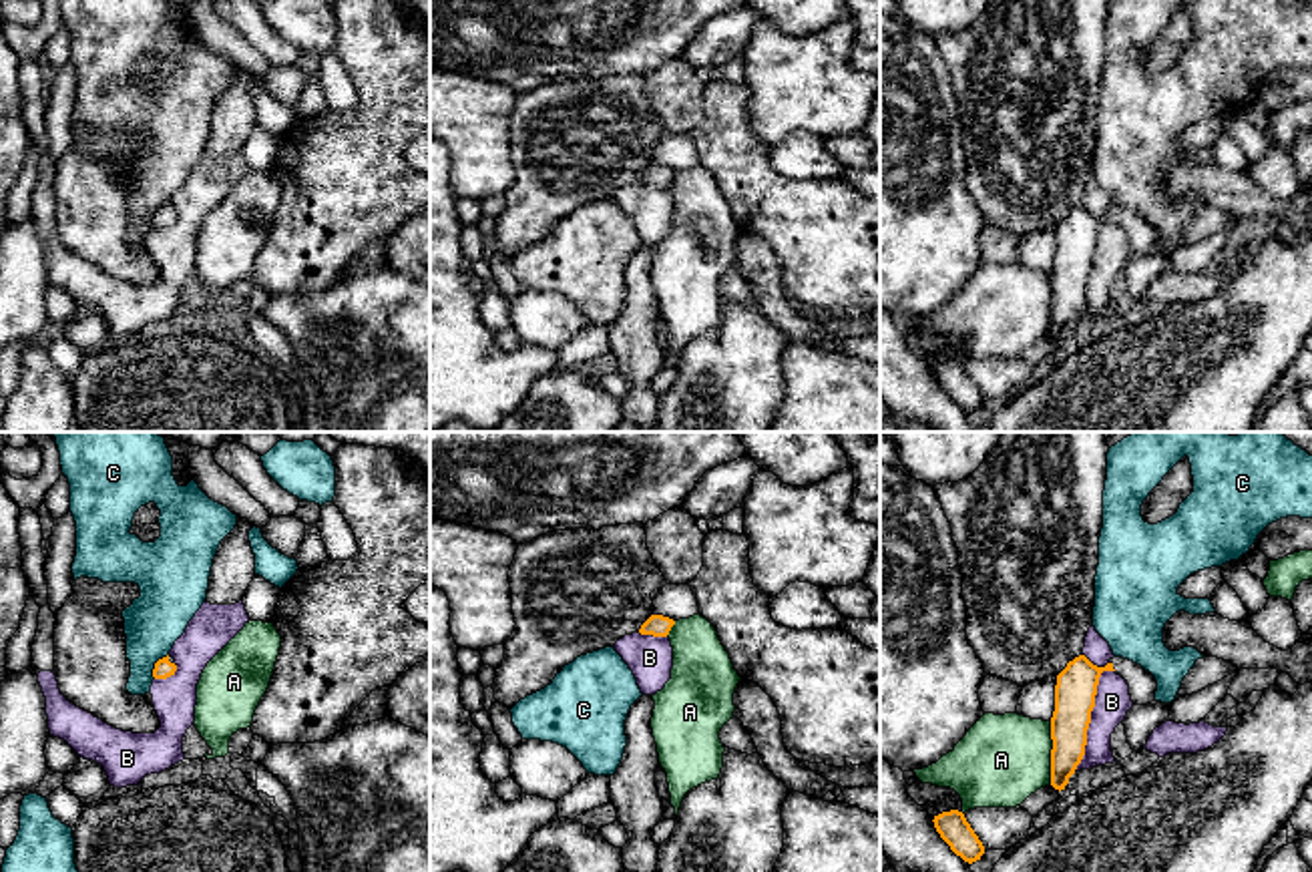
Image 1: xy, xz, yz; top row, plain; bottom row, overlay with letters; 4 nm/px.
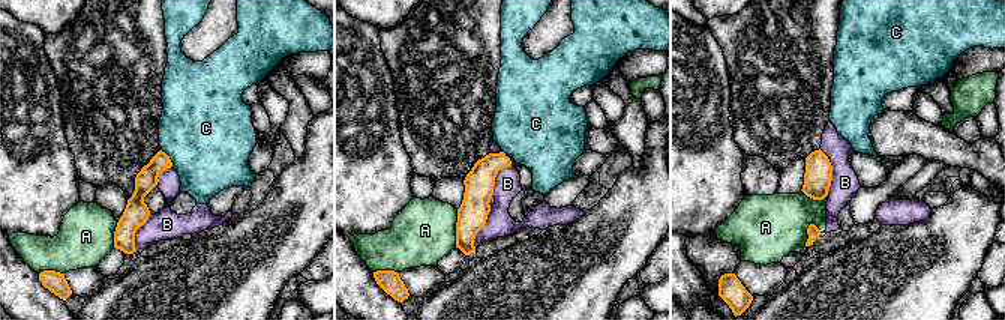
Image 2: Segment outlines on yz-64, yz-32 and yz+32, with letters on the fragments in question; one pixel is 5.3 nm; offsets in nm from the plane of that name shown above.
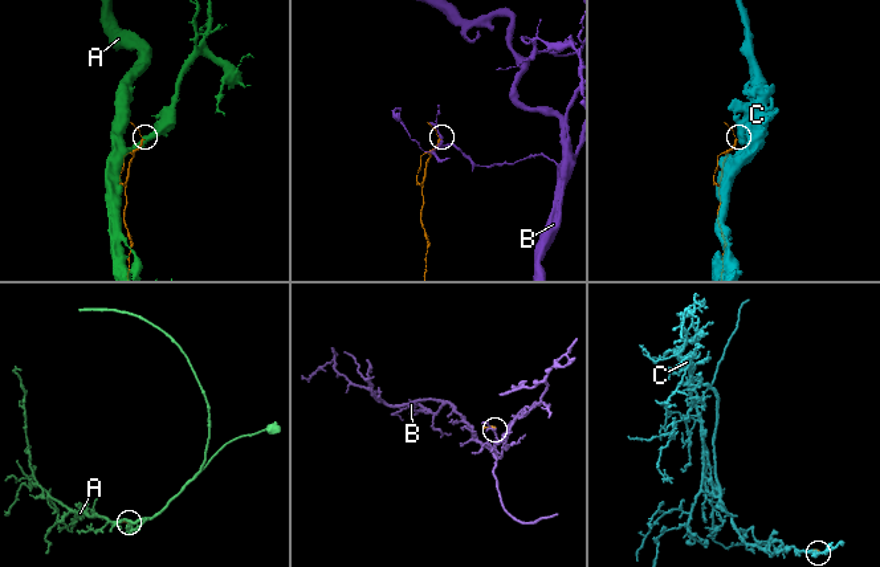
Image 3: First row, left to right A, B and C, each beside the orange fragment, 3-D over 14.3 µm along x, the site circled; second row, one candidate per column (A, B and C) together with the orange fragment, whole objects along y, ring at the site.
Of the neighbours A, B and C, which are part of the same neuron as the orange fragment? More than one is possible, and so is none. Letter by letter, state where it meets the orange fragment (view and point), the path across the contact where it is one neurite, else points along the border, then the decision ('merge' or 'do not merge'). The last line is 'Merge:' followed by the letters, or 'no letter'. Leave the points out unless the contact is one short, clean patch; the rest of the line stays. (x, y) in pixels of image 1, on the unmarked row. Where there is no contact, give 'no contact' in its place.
A: meets orange in yz at (1051, 304); do not merge
B: meets orange in yz at (1091, 260); do not merge
C: meets orange in xy at (155, 215); border along xy (167, 203), (155, 213), (153, 228); do not merge
Merge: no letter

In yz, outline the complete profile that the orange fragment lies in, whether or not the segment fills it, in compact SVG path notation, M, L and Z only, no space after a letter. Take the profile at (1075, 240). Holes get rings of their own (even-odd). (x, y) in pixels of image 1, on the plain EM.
M1085 205L1069 211L1057 225L1051 267L1051 336L1059 342L1065 340L1085 305L1087 279L1103 221L1115 221L1127 231L1133 255L1155 251L1155 227L1129 209L1113 207L1105 217L1093 215Z

